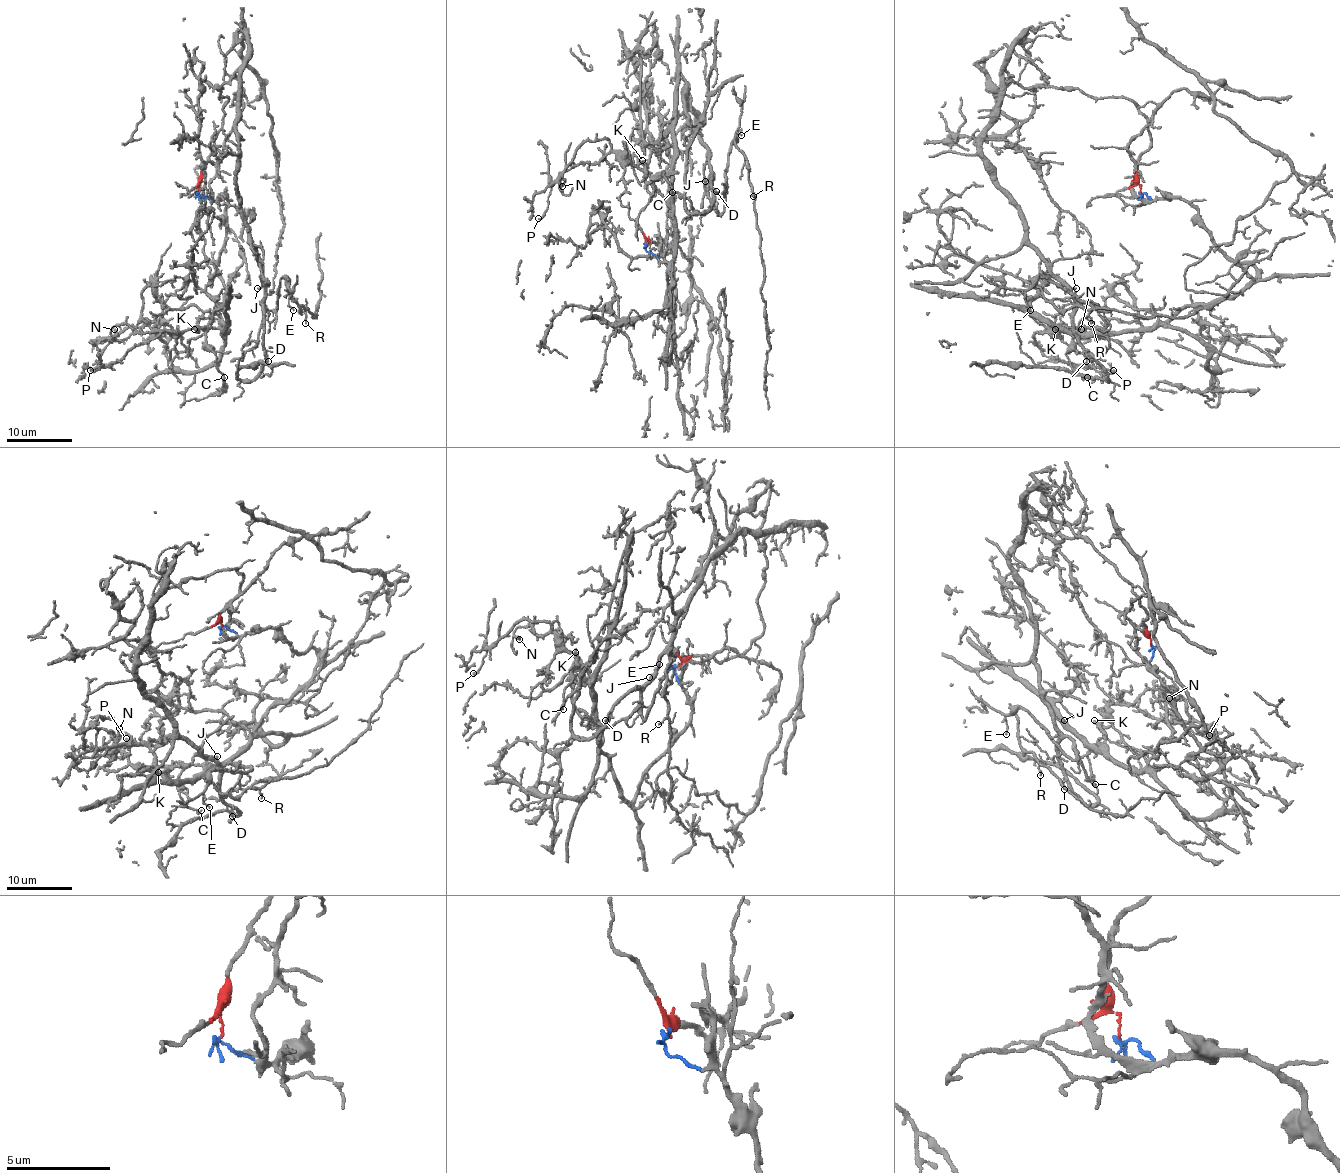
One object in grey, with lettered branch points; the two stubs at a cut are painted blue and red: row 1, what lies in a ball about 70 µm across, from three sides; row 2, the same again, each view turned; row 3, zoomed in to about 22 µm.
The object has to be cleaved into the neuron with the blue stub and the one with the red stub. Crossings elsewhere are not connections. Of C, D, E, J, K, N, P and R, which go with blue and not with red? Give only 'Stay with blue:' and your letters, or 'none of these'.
Stay with blue: C, K, N, P

